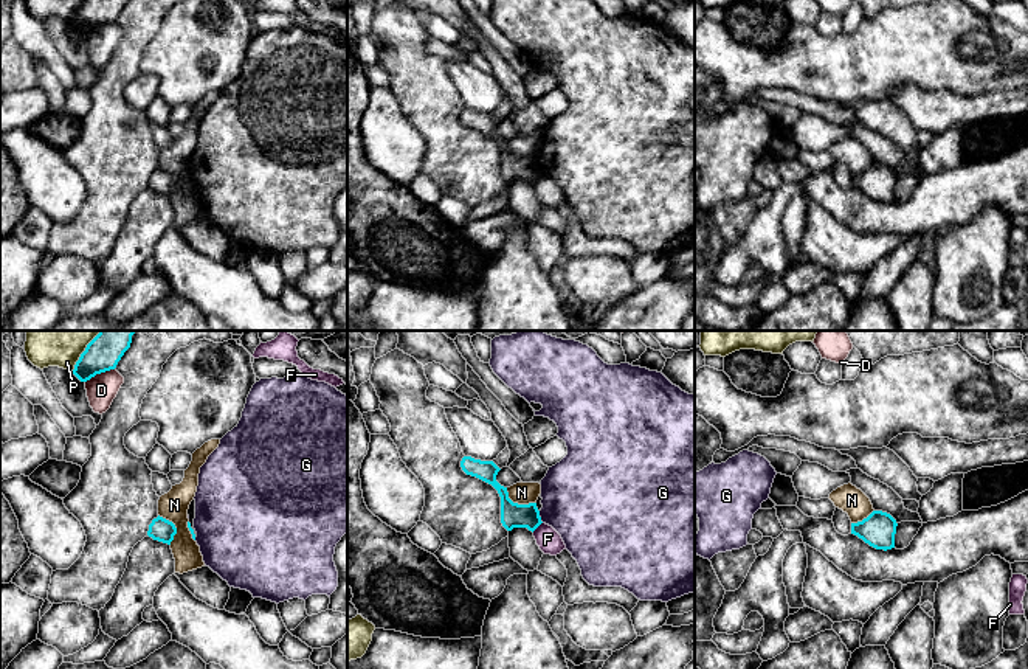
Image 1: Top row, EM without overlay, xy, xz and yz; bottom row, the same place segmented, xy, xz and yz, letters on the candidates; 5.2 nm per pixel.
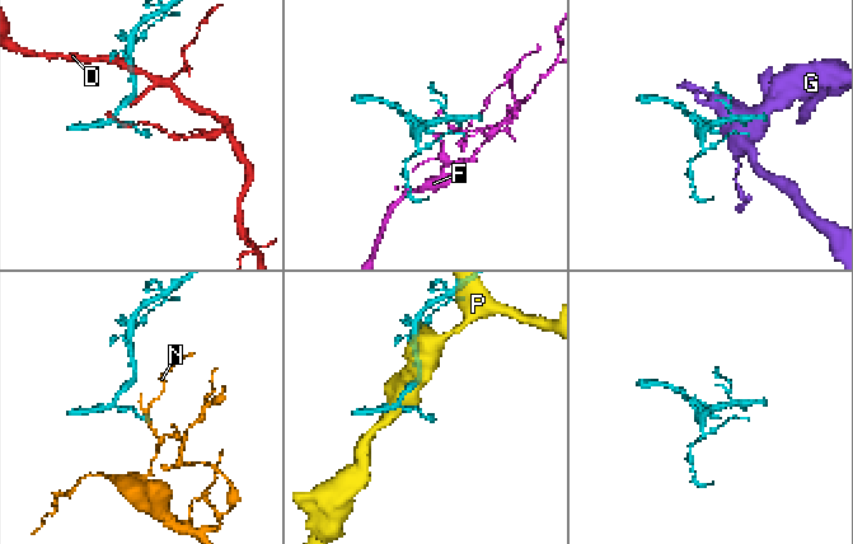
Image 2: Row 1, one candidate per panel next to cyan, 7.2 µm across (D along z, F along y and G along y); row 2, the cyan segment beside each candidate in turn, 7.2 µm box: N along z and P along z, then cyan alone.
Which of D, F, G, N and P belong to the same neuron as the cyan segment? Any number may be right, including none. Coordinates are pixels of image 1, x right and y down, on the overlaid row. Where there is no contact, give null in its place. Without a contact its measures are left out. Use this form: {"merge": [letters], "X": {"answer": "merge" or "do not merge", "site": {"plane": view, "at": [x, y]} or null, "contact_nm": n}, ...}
{"merge": [], "D": {"answer": "do not merge", "site": {"plane": "xy", "at": [100, 373]}, "contact_nm": 170}, "F": {"answer": "do not merge", "site": {"plane": "xz", "at": [537, 526]}, "contact_nm": 80}, "G": {"answer": "do not merge", "site": {"plane": "xz", "at": [540, 517]}, "contact_nm": 70}, "N": {"answer": "do not merge", "site": {"plane": "xz", "at": [517, 503]}, "contact_nm": 180}, "P": {"answer": "do not merge", "site": {"plane": "xy", "at": [84, 351]}, "contact_nm": 260}}

